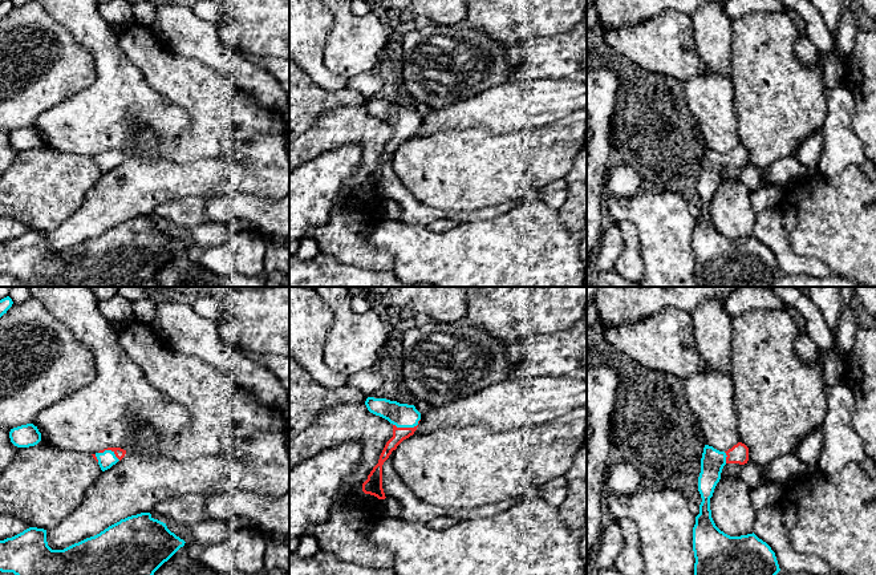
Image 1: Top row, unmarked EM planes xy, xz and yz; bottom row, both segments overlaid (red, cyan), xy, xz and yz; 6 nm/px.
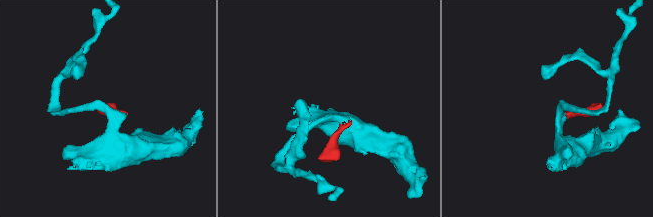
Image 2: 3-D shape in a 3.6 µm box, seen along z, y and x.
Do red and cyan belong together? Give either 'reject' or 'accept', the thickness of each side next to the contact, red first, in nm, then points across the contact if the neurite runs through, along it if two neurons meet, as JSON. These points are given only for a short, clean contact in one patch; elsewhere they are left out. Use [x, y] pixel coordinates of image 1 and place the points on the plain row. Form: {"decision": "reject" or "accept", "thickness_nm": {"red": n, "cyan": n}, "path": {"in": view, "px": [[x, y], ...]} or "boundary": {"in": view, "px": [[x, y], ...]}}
{"decision": "accept", "thickness_nm": {"red": 80, "cyan": 140}, "path": {"in": "xz", "px": [[398, 136], [408, 130], [401, 117]]}}

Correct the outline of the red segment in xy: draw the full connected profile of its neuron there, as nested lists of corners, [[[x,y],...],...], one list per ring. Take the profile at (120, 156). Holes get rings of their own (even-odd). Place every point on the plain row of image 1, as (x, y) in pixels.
[[[108,150],[92,158],[98,165],[101,173],[105,174],[115,167],[118,163],[121,163],[125,157],[126,153],[121,150]]]

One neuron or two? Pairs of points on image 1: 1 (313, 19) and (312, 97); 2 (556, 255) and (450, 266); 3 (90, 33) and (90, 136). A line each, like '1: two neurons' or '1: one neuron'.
1: two neurons
2: one neuron
3: one neuron

